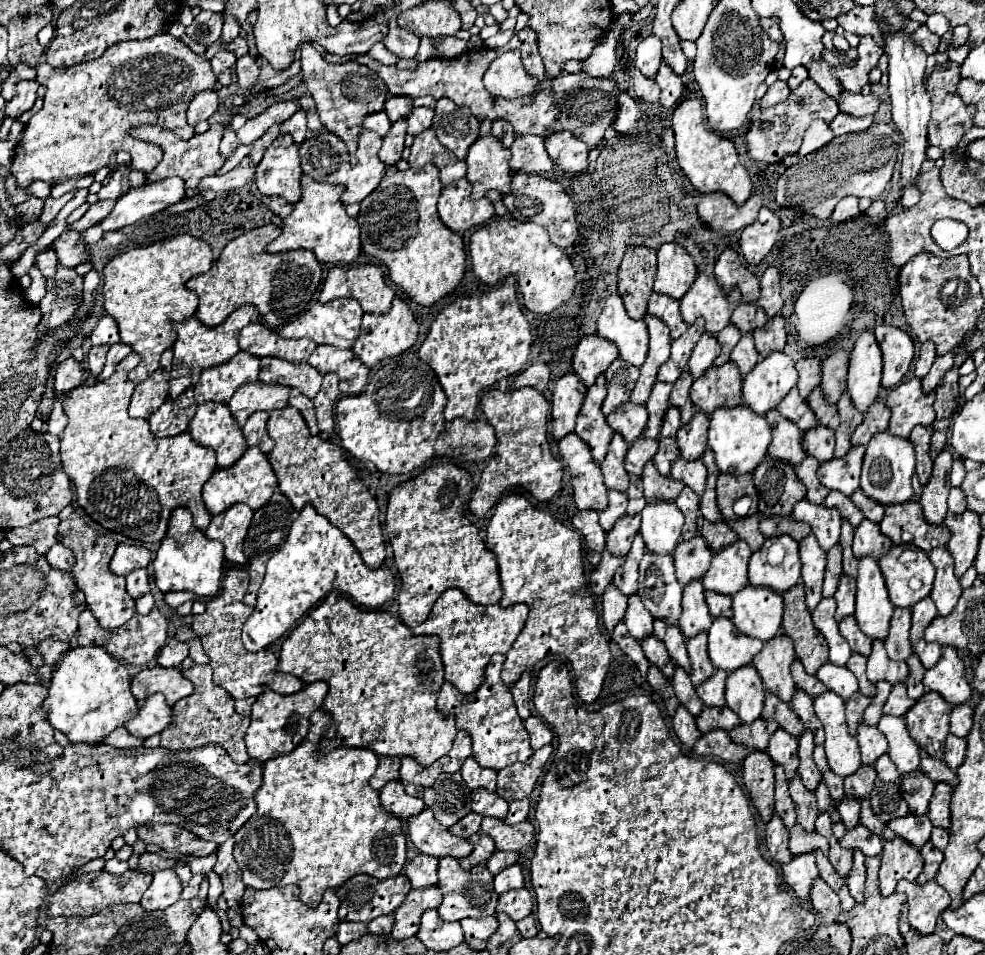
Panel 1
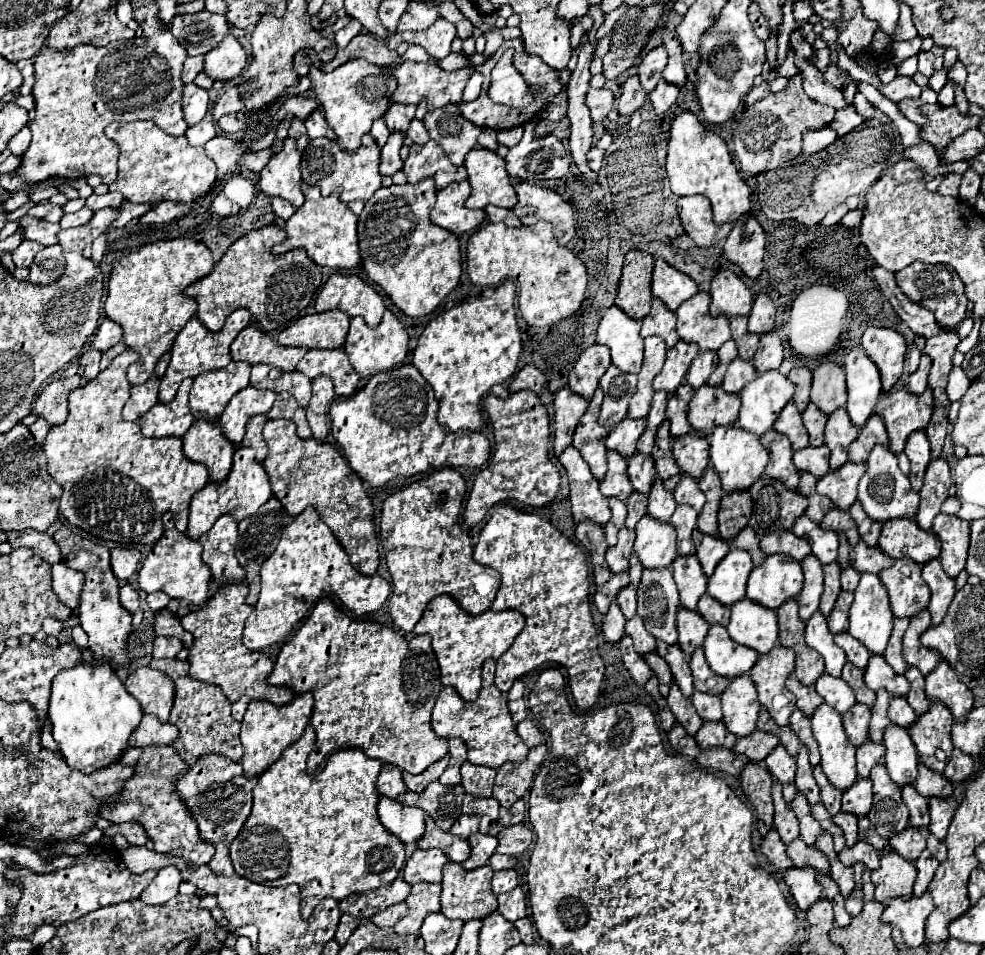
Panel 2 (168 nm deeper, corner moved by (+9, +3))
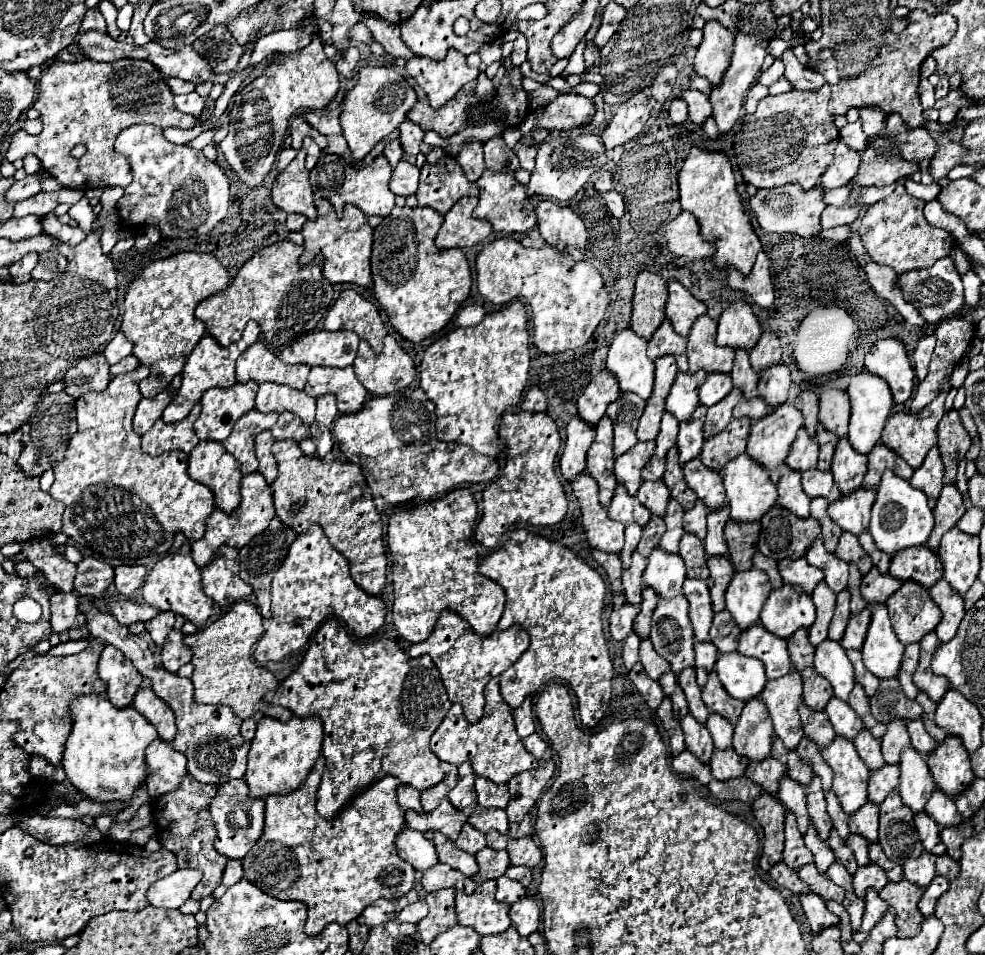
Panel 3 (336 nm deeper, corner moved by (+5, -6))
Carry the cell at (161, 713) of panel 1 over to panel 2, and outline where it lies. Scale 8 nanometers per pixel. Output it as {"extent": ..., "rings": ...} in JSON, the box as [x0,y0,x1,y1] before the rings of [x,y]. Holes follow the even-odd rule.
{"extent":[129,714,179,748],"rings":[[[143,714],[141,724],[129,736],[129,744],[141,746],[141,748],[151,746],[151,744],[167,744],[169,746],[173,742],[173,738],[177,738],[177,734],[179,734],[177,726],[173,726],[169,722],[161,722],[153,714]]]}

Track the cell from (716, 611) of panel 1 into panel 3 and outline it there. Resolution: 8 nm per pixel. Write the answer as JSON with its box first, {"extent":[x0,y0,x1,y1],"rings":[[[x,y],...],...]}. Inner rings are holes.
{"extent":[711,611,741,653],"rings":[[[729,611],[715,613],[713,627],[711,627],[711,643],[719,649],[719,653],[731,653],[737,651],[737,639],[741,635],[741,629],[729,615]]]}

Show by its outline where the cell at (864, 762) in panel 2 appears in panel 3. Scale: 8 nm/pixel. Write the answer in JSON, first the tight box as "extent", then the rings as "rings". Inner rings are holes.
{"extent":[869,765,899,805],"rings":[[[885,765],[881,771],[871,771],[869,777],[869,801],[875,805],[881,805],[889,791],[895,791],[899,785],[899,767],[897,765]]]}

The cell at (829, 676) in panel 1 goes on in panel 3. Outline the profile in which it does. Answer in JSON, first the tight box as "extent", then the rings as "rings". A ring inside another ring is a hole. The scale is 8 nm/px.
{"extent":[825,697,863,741],"rings":[[[833,697],[829,701],[829,707],[825,707],[825,713],[829,715],[829,721],[831,721],[835,733],[845,739],[853,741],[857,737],[857,733],[863,729],[863,723],[861,723],[861,719],[857,719],[855,711],[837,697]]]}

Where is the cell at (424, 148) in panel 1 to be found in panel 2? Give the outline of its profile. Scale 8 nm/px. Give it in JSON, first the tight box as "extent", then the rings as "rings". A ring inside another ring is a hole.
{"extent":[403,140,467,190],"rings":[[[429,140],[423,146],[413,144],[409,158],[405,160],[403,172],[407,176],[407,182],[411,182],[411,184],[415,184],[423,178],[433,178],[437,184],[437,190],[441,190],[449,182],[467,178],[465,168],[453,166],[435,140]]]}

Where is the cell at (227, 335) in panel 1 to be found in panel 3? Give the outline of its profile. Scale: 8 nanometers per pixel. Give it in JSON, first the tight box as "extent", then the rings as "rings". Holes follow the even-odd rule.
{"extent":[163,321,261,423],"rings":[[[249,321],[247,327],[245,327],[245,331],[243,331],[243,337],[237,343],[231,343],[229,347],[221,347],[211,335],[205,335],[197,343],[197,347],[193,349],[193,353],[187,357],[187,365],[183,369],[183,385],[181,385],[177,397],[173,399],[173,403],[163,411],[163,421],[165,423],[179,423],[181,419],[185,419],[191,413],[193,405],[199,403],[201,397],[203,397],[203,393],[207,389],[211,389],[211,387],[233,387],[237,383],[235,381],[235,361],[237,361],[237,357],[247,347],[251,347],[259,339],[259,333],[261,333],[259,325],[253,323],[253,321]]]}

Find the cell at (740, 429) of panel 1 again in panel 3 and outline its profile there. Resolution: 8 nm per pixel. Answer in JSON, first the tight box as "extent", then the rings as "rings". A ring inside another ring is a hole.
{"extent":[723,453,777,523],"rings":[[[745,453],[739,455],[739,459],[733,459],[725,465],[723,483],[725,483],[727,503],[729,503],[733,521],[739,521],[739,523],[761,521],[761,517],[777,503],[777,489],[769,479],[769,471],[765,471],[765,467],[757,467]]]}

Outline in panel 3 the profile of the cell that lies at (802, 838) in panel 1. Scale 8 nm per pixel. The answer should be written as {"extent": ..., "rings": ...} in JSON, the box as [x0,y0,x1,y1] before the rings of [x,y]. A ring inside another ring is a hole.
{"extent":[799,865,845,903],"rings":[[[813,865],[801,867],[799,879],[801,879],[803,883],[807,883],[809,889],[811,889],[813,893],[817,893],[819,897],[823,897],[825,901],[843,903],[843,899],[845,899],[845,891],[841,891],[841,887],[837,887],[827,875],[821,875],[821,873],[817,871],[817,867],[813,867]]]}

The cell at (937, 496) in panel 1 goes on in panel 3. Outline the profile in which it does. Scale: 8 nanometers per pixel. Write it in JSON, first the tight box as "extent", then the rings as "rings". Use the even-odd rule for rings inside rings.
{"extent":[927,485,965,551],"rings":[[[945,485],[943,487],[941,497],[939,497],[939,503],[933,509],[933,513],[935,513],[935,529],[933,529],[933,535],[931,535],[929,543],[927,543],[927,547],[933,549],[933,551],[937,551],[939,549],[939,543],[941,543],[941,537],[949,529],[953,529],[957,525],[957,521],[965,513],[963,497],[961,497],[961,493],[957,491],[955,485]]]}

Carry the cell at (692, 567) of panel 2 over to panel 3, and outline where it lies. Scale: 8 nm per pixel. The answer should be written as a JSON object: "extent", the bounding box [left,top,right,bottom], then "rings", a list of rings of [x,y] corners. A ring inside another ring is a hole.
{"extent":[683,579,713,641],"rings":[[[687,579],[683,593],[691,605],[689,617],[693,621],[695,639],[697,641],[711,641],[709,627],[713,621],[713,609],[711,609],[711,597],[709,597],[707,583],[701,583],[701,579]]]}

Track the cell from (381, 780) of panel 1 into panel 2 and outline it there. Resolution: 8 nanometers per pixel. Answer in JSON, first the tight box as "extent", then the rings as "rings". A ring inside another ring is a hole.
{"extent":[375,764,407,798],"rings":[[[383,764],[375,786],[377,786],[379,794],[385,794],[389,798],[395,798],[397,794],[407,790],[403,784],[403,778],[401,778],[401,770],[397,770],[397,766],[389,766],[389,764]]]}

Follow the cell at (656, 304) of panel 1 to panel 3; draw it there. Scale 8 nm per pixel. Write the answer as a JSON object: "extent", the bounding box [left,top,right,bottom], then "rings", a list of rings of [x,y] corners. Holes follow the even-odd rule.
{"extent":[647,319,687,371],"rings":[[[665,319],[661,323],[661,327],[655,331],[653,339],[649,341],[649,349],[647,355],[651,361],[665,357],[665,355],[673,355],[677,357],[677,365],[681,371],[687,371],[687,359],[685,359],[685,349],[687,349],[687,339],[677,335],[669,323],[669,319]]]}

